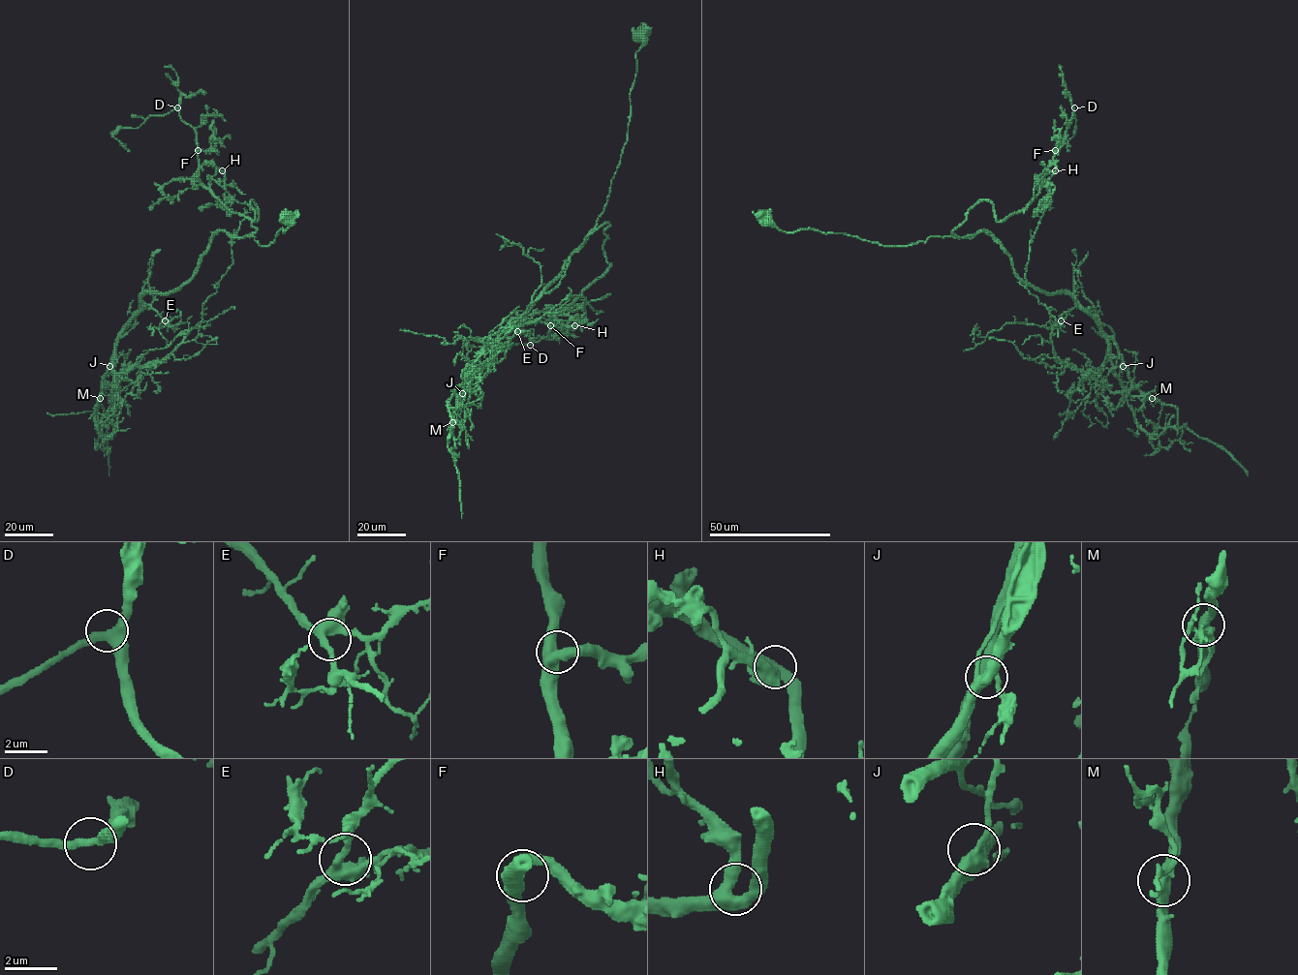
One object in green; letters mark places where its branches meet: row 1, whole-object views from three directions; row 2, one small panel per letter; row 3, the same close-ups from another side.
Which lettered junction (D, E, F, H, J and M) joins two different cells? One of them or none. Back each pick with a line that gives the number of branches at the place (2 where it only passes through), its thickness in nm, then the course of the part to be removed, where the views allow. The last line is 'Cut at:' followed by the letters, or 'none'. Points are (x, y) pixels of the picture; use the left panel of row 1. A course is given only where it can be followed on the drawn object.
M: Branches: 3. Thickness 420 nm. Course of the part to remove: (100, 398), (114, 344), (135, 321), (142, 287), (150, 274), (152, 251)
Cut at: M

